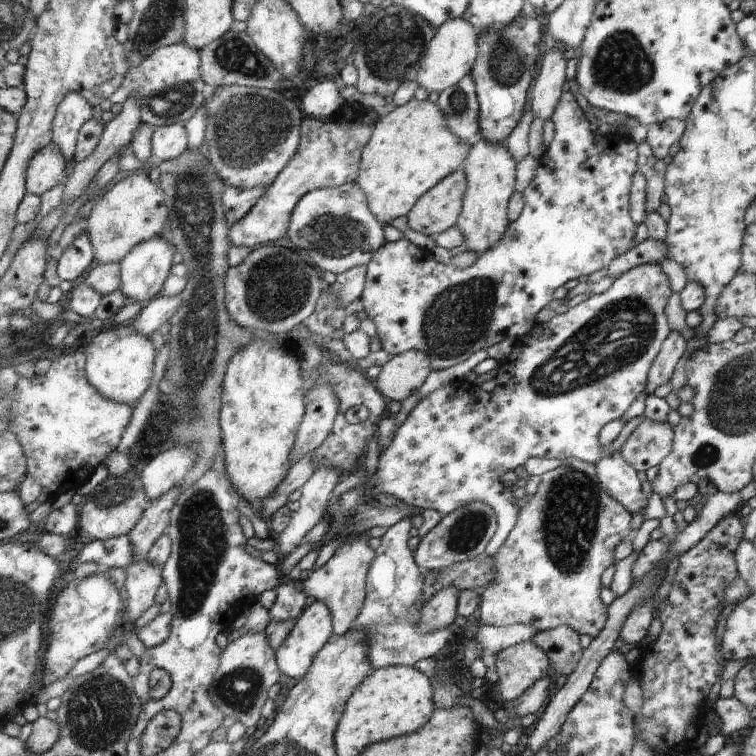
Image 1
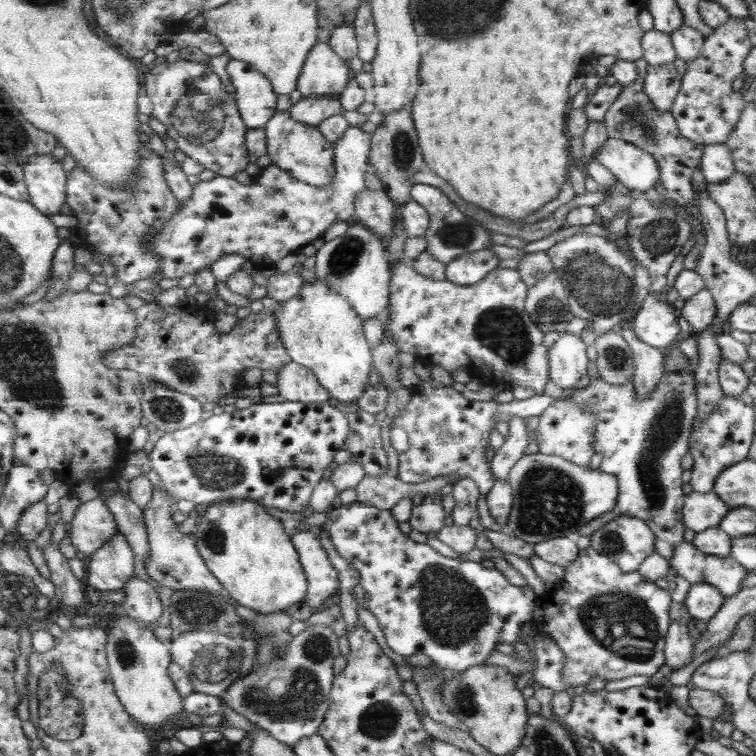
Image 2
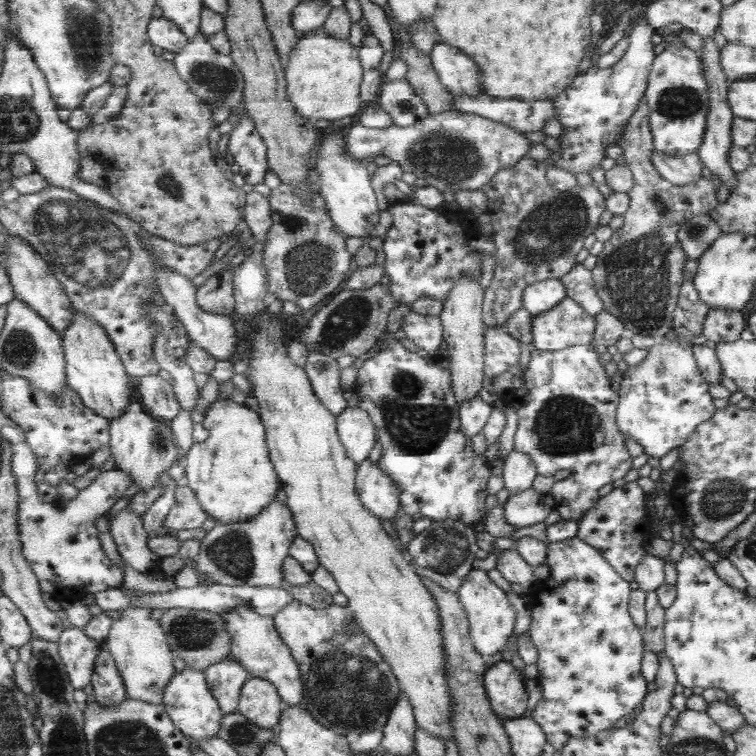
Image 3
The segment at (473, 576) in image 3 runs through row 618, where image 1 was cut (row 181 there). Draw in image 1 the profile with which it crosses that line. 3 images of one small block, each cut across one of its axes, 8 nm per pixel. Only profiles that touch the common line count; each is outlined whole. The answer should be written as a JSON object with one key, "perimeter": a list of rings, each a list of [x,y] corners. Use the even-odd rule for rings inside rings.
{"perimeter":[[[481,139],[472,146],[462,169],[468,176],[468,192],[464,198],[464,210],[457,227],[464,234],[464,246],[480,257],[496,247],[511,226],[508,206],[516,191],[518,162],[505,144],[493,144]]]}

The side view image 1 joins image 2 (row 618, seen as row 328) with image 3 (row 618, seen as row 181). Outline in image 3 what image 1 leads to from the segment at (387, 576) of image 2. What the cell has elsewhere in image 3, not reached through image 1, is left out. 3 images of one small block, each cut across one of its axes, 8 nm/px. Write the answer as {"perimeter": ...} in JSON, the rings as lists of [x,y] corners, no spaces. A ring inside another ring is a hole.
{"perimeter":[[[575,536],[548,544],[546,564],[550,577],[545,581],[549,592],[527,591],[533,624],[529,633],[539,651],[537,683],[544,692],[533,712],[527,718],[540,723],[548,734],[548,742],[556,750],[565,748],[571,737],[592,737],[615,726],[617,720],[643,706],[651,693],[644,677],[642,660],[646,653],[644,634],[630,614],[631,586],[604,558],[597,547]]]}

